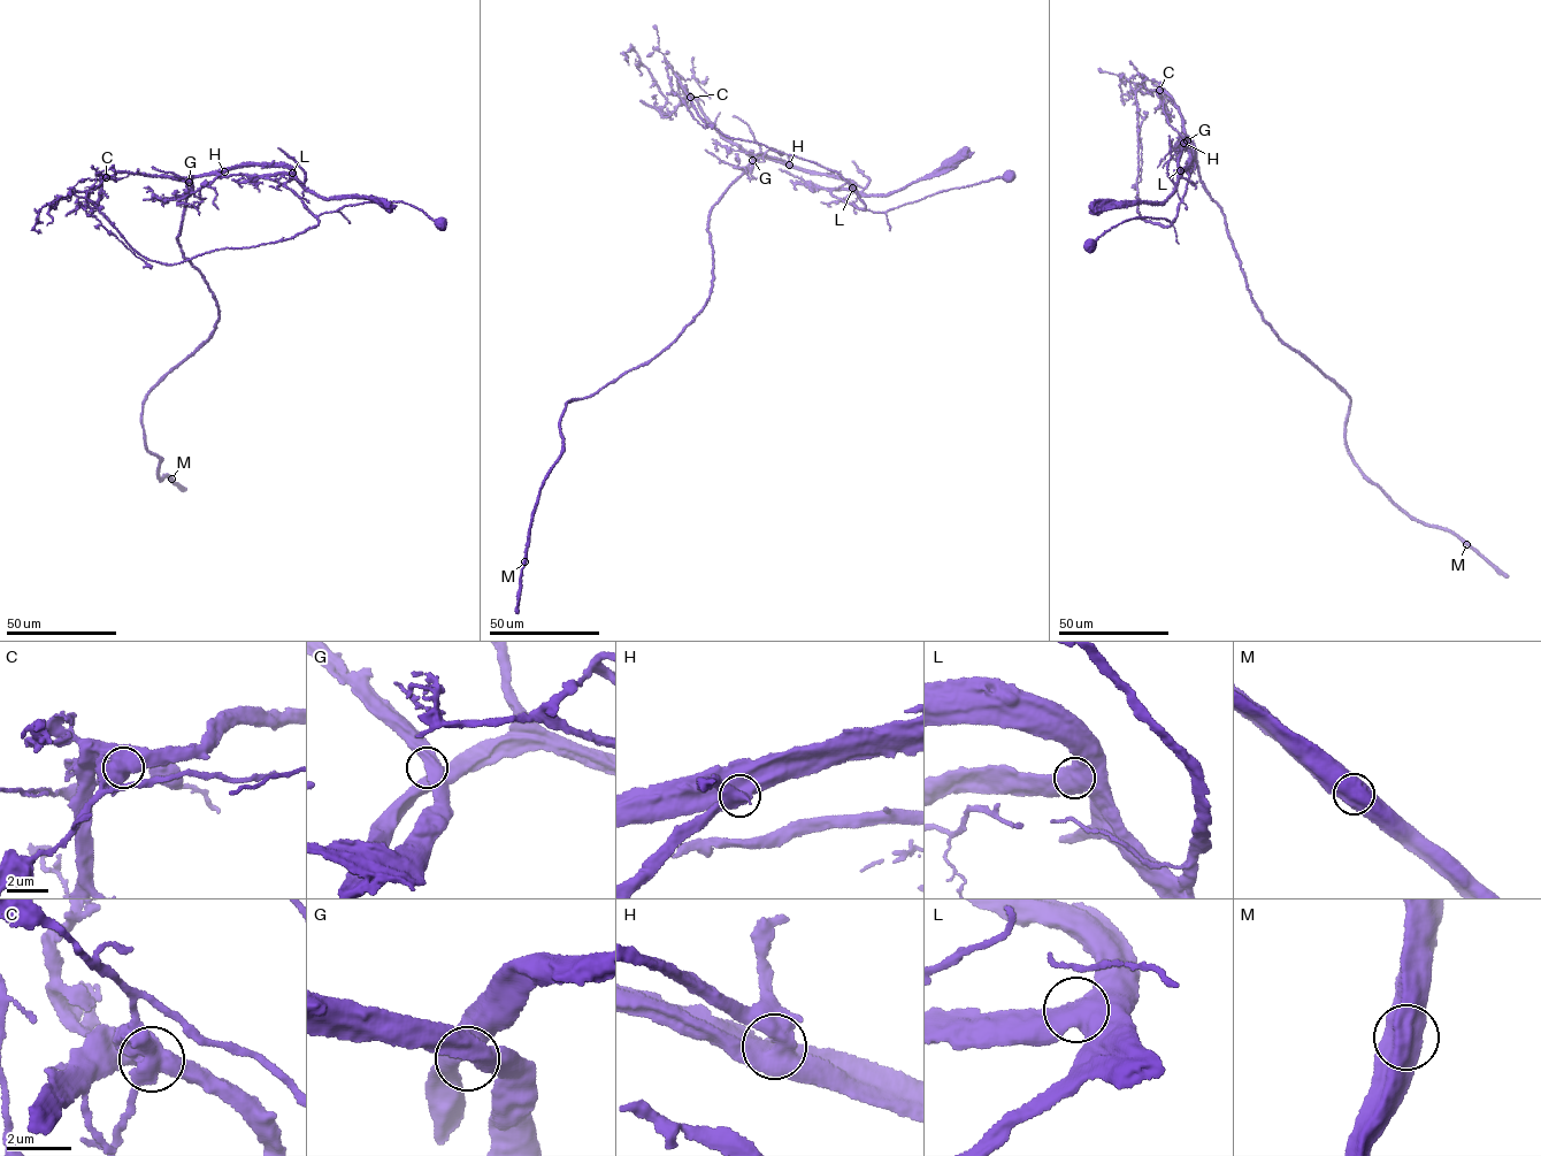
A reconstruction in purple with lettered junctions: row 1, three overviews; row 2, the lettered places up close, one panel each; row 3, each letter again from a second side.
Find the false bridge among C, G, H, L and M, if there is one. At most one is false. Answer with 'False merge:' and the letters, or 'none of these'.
False merge: C

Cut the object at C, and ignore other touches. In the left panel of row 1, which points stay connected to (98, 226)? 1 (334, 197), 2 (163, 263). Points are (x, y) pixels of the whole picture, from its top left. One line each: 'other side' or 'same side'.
1: other side
2: same side

